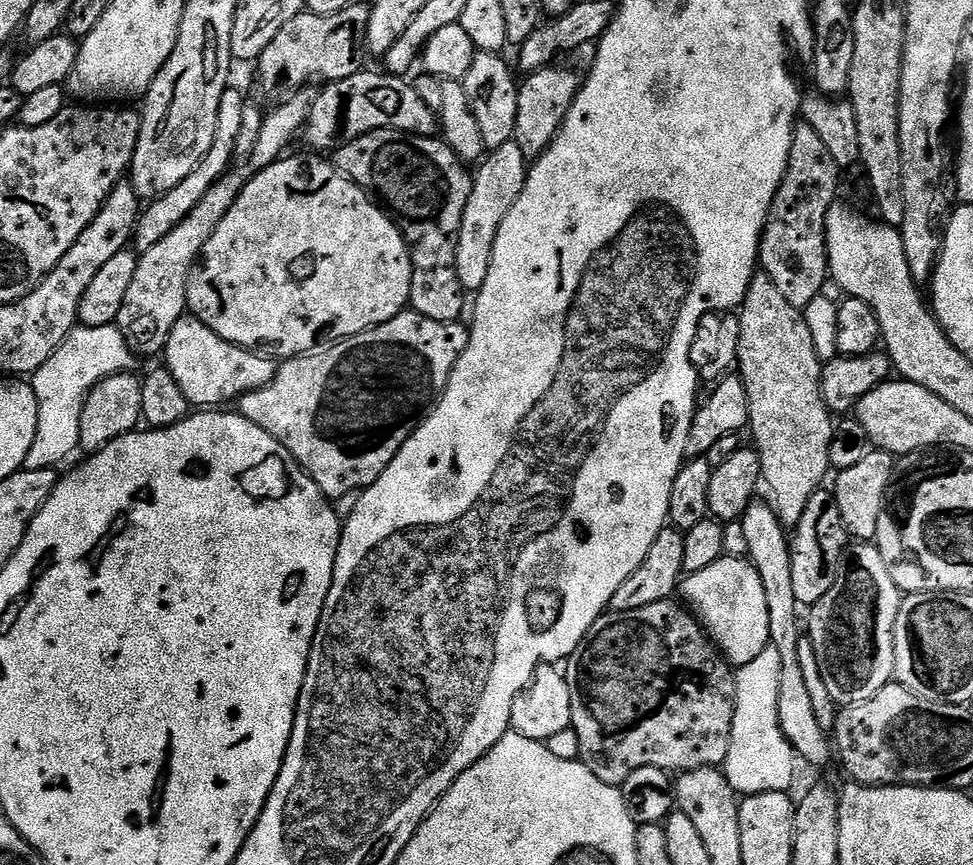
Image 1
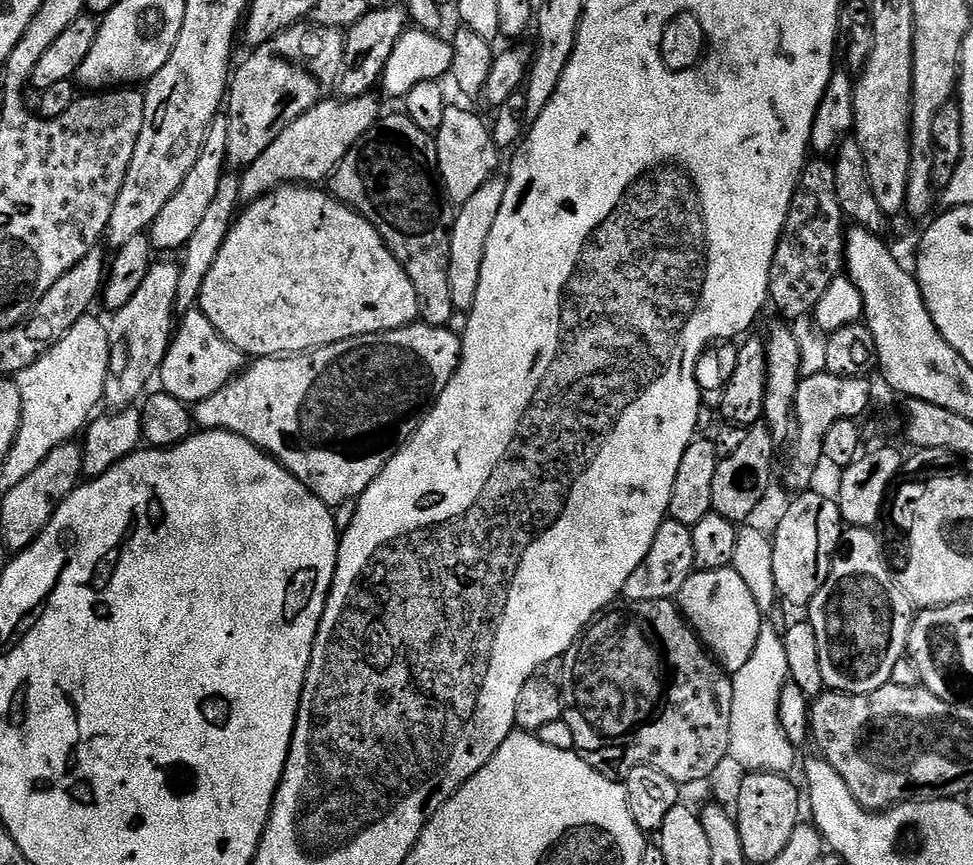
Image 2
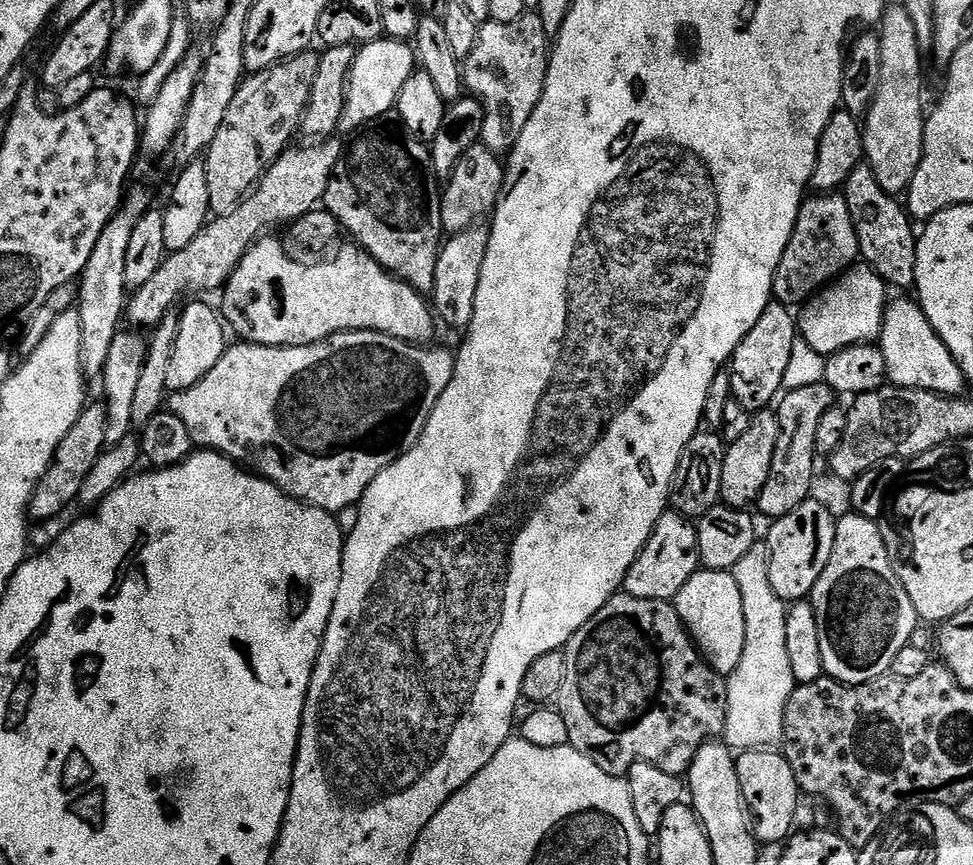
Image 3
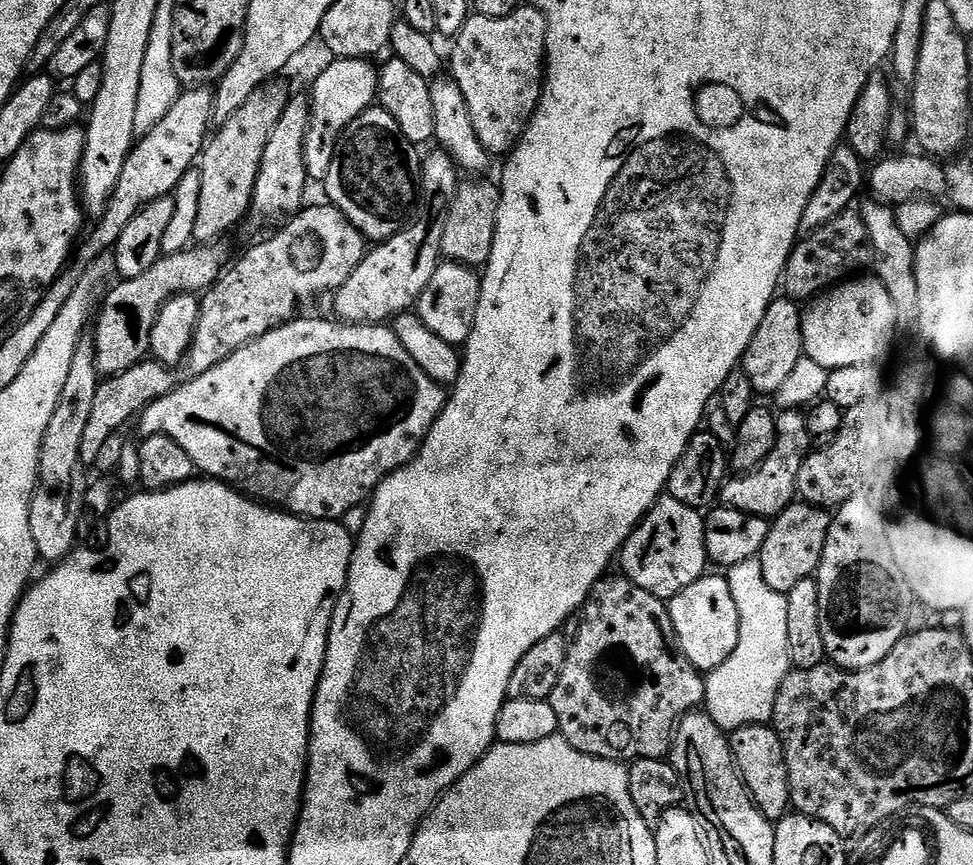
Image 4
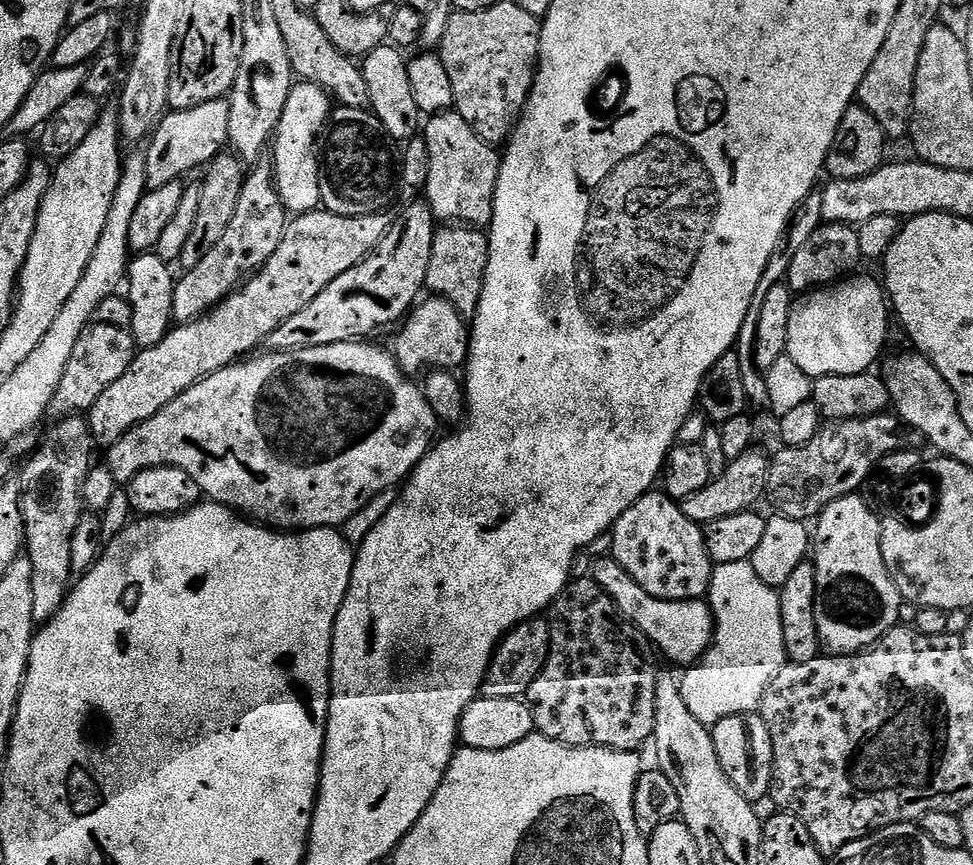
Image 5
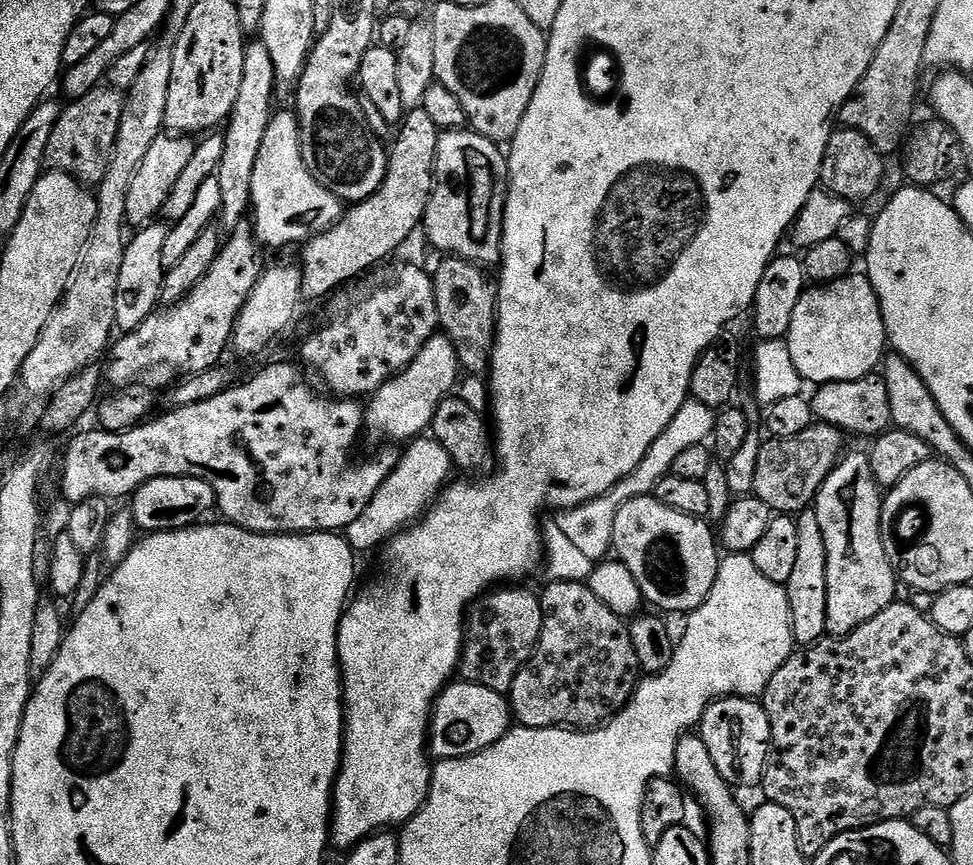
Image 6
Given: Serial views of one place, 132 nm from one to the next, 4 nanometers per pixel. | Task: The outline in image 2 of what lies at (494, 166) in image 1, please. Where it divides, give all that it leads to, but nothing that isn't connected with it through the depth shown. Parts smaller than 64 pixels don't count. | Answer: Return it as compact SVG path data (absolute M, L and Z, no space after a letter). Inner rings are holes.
M494 178L486 182L486 186L481 186L465 204L459 205L450 234L450 295L454 297L457 312L469 313L474 306L478 282L482 278L482 258L486 258L486 242L498 218L498 210L502 210L507 185L507 179Z

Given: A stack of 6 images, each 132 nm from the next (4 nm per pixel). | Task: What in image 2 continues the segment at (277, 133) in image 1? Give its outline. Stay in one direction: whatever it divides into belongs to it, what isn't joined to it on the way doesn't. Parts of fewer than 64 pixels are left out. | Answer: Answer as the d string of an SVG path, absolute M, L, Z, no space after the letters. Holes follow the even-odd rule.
M160 261L153 263L145 281L138 288L138 293L130 298L130 302L122 310L111 317L112 322L110 320L107 325L111 356L103 399L105 405L110 406L109 409L133 407L141 399L140 394L150 380L153 381L159 373L174 335L179 272L177 263Z

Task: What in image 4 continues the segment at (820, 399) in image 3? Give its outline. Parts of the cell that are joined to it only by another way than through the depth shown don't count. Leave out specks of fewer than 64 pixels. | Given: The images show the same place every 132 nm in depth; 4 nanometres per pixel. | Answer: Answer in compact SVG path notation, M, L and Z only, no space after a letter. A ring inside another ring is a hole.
M784 410L776 416L776 441L764 457L759 468L747 473L736 474L725 479L720 488L719 503L751 516L775 518L780 516L797 499L796 479L806 455L804 443L809 443L806 416L800 410Z

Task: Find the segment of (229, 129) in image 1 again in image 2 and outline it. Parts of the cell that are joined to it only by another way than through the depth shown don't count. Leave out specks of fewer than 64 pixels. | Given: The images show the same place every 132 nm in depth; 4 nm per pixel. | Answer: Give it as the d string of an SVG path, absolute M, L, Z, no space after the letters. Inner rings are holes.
M217 114L208 127L208 136L204 139L204 149L198 154L198 162L186 174L186 182L178 186L174 198L162 206L162 214L154 218L150 229L152 247L157 253L176 252L179 253L186 244L190 242L201 225L202 218L209 209L210 202L217 197L218 182L222 181L228 164L228 117Z

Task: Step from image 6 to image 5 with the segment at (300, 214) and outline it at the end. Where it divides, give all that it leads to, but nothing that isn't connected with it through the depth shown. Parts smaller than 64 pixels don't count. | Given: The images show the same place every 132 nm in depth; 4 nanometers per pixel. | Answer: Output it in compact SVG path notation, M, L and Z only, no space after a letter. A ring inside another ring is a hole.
M307 82L293 83L290 98L286 98L286 110L282 110L282 118L276 127L270 159L276 177L276 189L289 213L315 212L321 207L318 141L330 115L328 102L328 92L317 84Z

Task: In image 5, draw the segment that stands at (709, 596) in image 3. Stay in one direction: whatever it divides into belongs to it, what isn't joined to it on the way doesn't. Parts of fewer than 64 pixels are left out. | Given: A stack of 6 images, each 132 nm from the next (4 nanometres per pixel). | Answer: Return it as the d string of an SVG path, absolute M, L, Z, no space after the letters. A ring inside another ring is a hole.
M601 559L600 565L595 565L594 579L598 586L602 586L613 602L618 606L620 613L627 620L632 621L637 628L642 629L644 635L652 641L661 653L665 652L676 664L691 666L708 653L716 634L716 617L712 615L712 605L699 600L663 600L654 598L626 574L626 570L617 560Z

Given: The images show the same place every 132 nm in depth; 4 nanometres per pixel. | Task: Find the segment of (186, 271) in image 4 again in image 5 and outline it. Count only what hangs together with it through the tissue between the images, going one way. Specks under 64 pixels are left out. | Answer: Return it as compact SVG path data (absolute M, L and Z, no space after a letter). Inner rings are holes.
M123 295L107 296L98 306L96 315L89 322L84 336L78 338L74 346L74 354L70 354L70 362L66 362L66 374L62 374L62 382L54 394L48 407L48 416L63 418L73 414L87 414L102 398L106 386L114 386L122 374L132 365L136 357L138 345L131 334L116 336L116 328L131 329L132 306Z

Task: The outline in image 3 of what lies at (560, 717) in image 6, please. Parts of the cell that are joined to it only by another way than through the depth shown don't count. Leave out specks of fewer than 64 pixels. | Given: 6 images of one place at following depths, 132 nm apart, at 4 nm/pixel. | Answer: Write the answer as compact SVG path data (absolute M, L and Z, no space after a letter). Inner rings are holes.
M627 594L614 595L608 599L606 606L602 606L602 610L598 610L598 614L594 614L594 618L586 622L586 626L582 626L582 630L578 630L578 634L574 634L572 641L563 649L563 654L566 658L566 682L562 682L558 711L562 714L562 718L566 718L568 744L574 750L586 754L586 758L590 758L594 766L606 770L606 774L627 777L628 771L641 760L650 766L658 766L658 770L666 770L666 774L683 777L694 762L694 754L698 754L703 744L723 737L728 705L728 681L706 663L705 657L681 622L675 603L650 598L634 598Z

